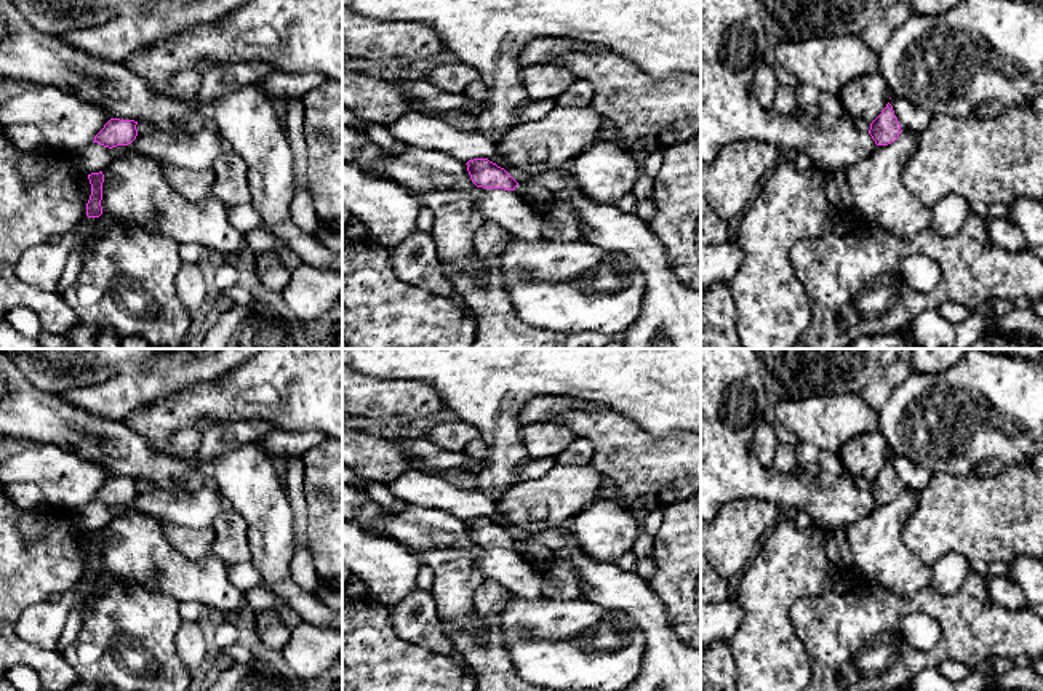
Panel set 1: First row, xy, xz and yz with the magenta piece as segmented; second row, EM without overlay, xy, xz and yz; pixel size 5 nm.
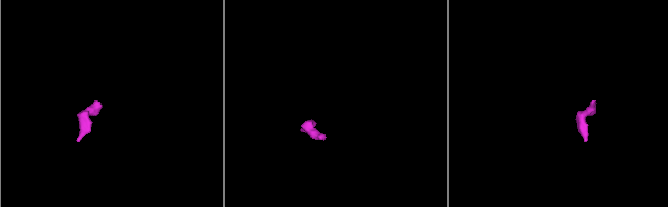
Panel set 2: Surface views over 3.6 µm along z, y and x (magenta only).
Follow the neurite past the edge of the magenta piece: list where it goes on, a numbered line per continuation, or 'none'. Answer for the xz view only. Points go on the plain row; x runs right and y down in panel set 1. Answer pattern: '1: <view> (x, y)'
1: xz (536, 554)

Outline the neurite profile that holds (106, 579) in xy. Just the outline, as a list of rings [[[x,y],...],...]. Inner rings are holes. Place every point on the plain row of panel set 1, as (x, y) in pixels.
[[[102,571],[91,593],[83,600],[80,616],[83,617],[90,605],[96,601],[101,595],[104,595],[109,590],[109,587],[114,585],[117,581],[118,579],[114,574]]]

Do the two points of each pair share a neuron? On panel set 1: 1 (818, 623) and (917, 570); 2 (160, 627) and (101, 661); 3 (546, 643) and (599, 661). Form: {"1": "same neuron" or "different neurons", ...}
{"1": "different neurons", "2": "same neuron", "3": "same neuron"}

